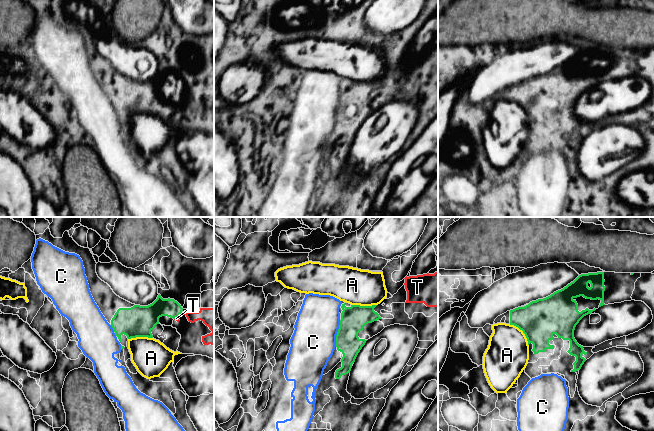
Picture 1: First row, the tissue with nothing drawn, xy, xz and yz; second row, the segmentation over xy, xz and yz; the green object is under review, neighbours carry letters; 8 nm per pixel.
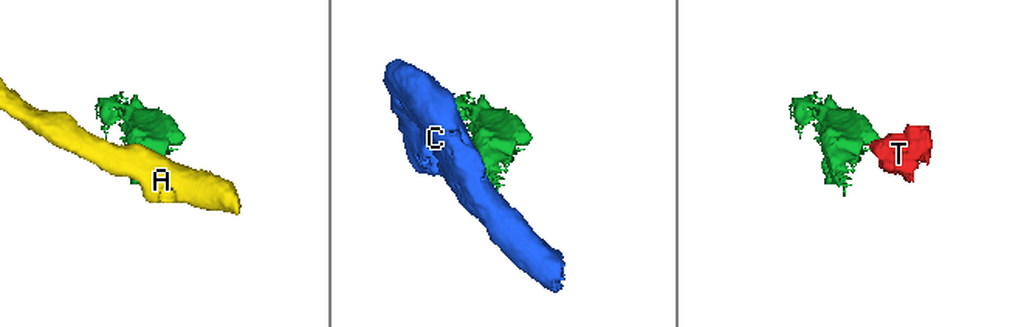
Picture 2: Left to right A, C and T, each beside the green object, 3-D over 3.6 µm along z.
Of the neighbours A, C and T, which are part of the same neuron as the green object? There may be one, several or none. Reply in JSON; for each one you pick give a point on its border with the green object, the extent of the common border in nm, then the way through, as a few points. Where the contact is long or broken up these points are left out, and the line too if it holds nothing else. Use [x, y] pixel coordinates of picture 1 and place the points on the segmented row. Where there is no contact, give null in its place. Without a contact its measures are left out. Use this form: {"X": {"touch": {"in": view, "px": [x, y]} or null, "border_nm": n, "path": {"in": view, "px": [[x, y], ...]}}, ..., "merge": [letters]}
{"T": {"touch": {"in": "xy", "px": [180, 313]}, "border_nm": 40, "path": {"in": "xy", "px": [[149, 315], [154, 311], [180, 313], [210, 316]]}}, "merge": ["T"]}

